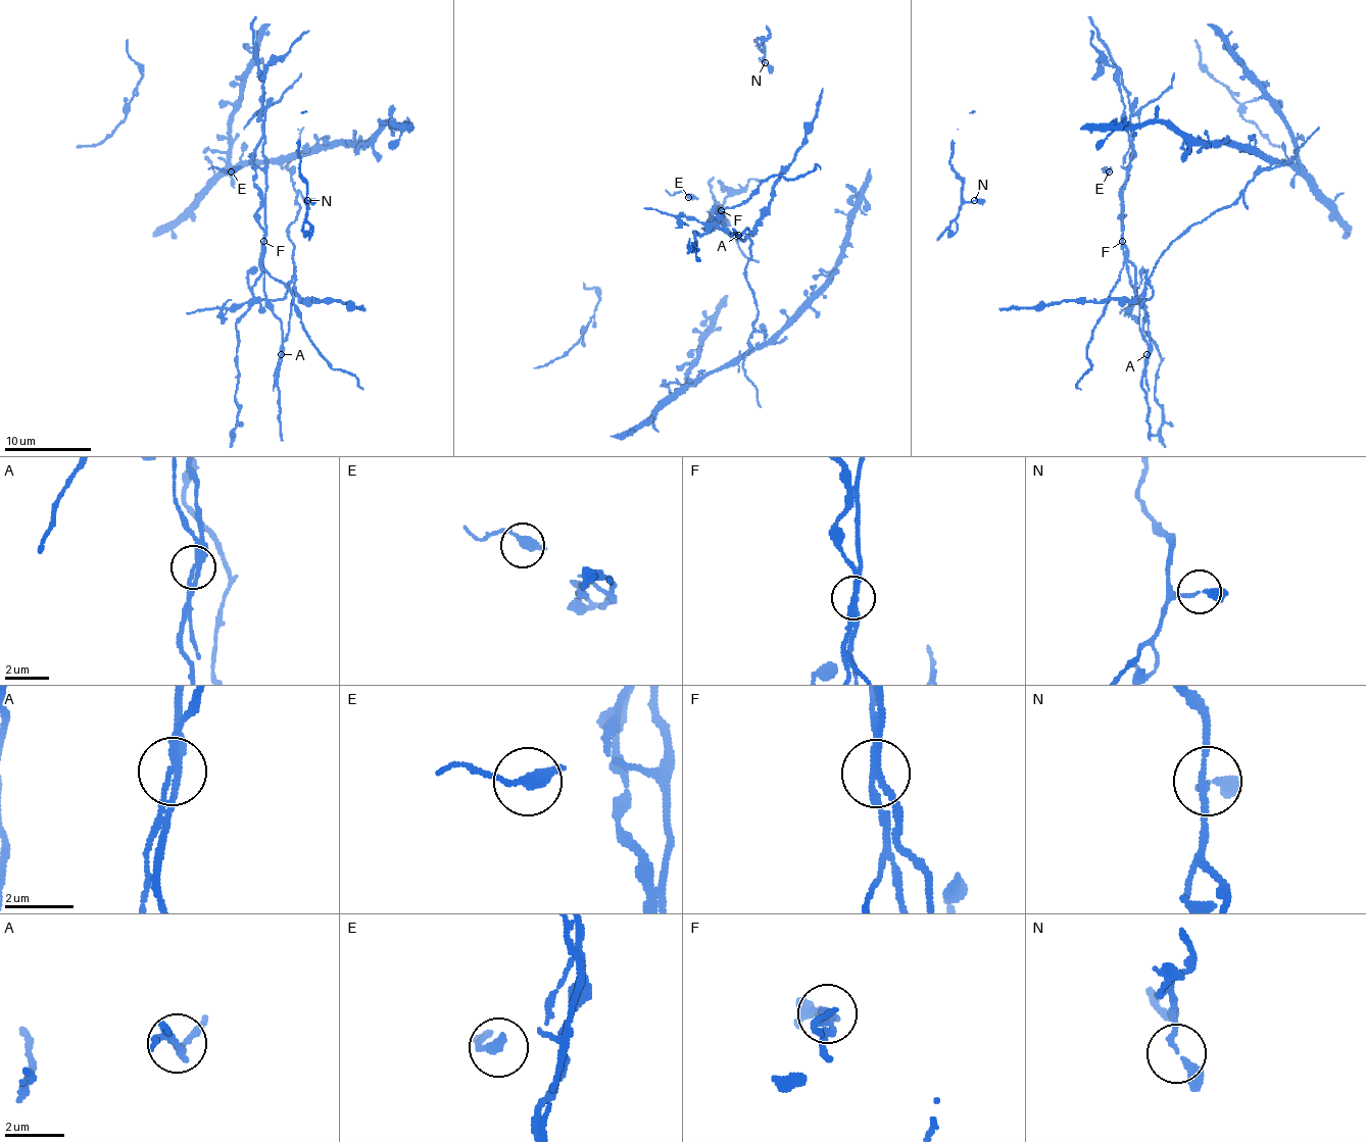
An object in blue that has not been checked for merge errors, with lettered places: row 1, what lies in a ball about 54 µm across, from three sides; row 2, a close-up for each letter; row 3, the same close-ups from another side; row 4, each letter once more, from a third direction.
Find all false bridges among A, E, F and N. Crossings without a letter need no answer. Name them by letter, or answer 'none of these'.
A, F

